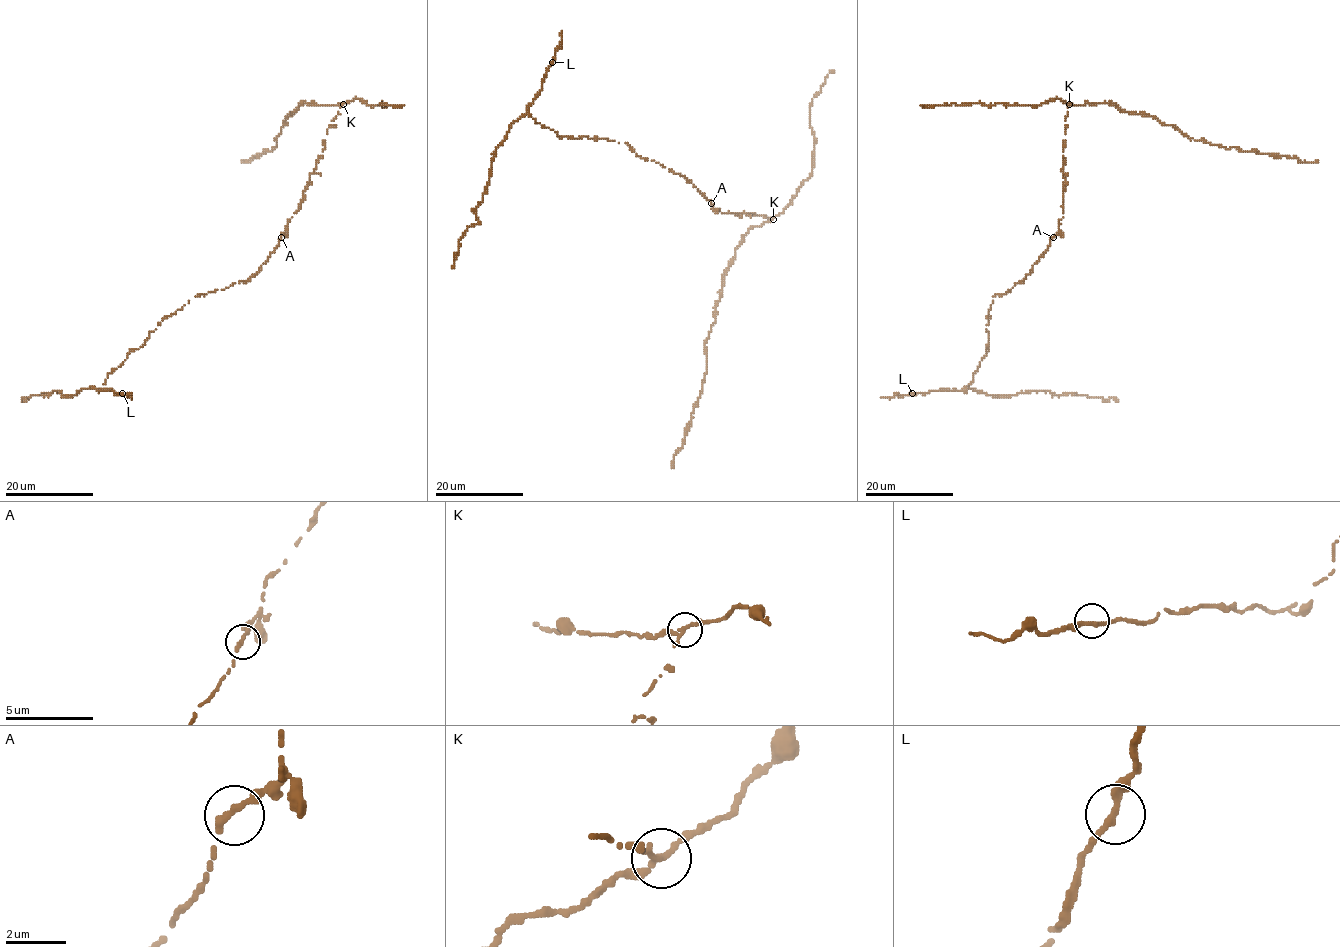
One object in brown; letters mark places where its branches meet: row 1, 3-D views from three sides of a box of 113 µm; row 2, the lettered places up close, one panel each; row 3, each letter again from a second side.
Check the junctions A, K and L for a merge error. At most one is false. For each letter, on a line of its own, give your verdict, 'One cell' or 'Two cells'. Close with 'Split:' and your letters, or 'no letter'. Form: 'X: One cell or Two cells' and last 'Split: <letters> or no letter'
A: One cell
K: Two cells
L: One cell
Split: K

